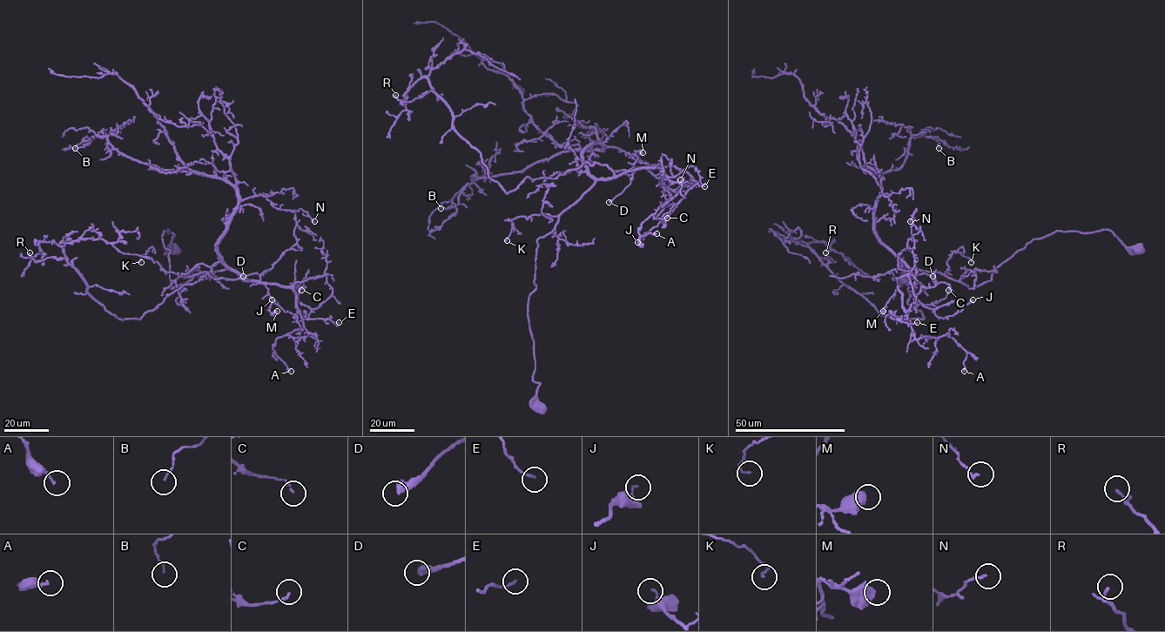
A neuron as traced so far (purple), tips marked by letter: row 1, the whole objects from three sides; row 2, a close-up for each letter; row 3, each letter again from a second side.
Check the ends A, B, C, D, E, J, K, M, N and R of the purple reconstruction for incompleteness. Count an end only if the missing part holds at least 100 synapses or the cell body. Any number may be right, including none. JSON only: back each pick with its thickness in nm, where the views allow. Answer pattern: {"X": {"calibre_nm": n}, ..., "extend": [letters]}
{"extend": []}

